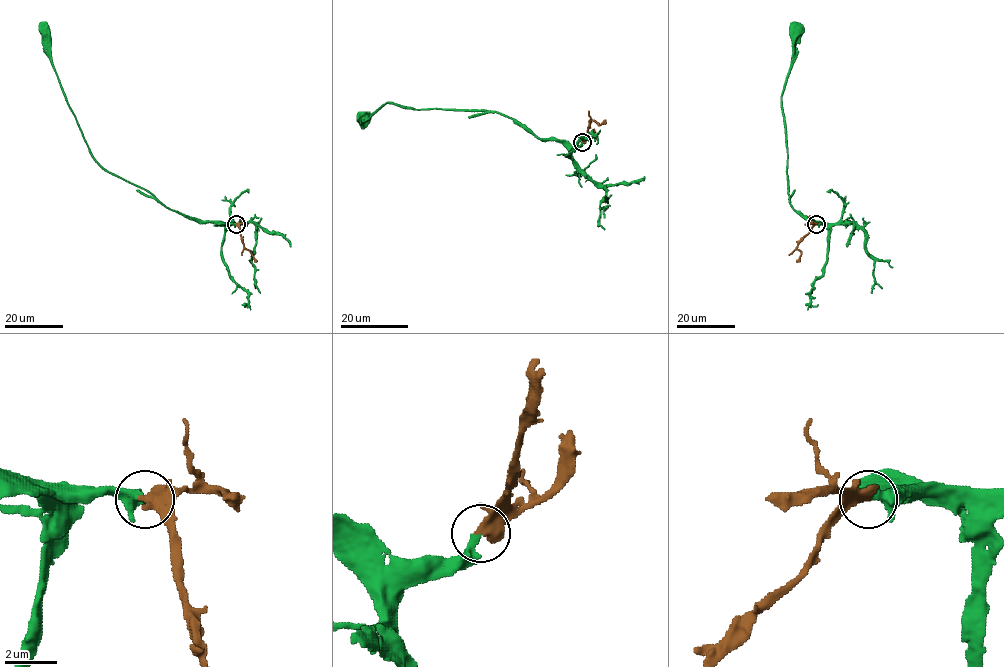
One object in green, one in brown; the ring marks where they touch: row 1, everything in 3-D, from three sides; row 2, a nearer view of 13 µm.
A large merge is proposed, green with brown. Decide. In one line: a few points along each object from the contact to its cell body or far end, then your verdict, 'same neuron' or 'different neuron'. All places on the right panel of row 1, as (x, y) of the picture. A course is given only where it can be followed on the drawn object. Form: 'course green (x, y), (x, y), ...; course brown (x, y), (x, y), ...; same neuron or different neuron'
course green (816, 224), (819, 223), (789, 203), (786, 125), (781, 102), (792, 57), (795, 31); course brown (816, 224), (798, 245), (800, 252), (796, 262); same neuron

